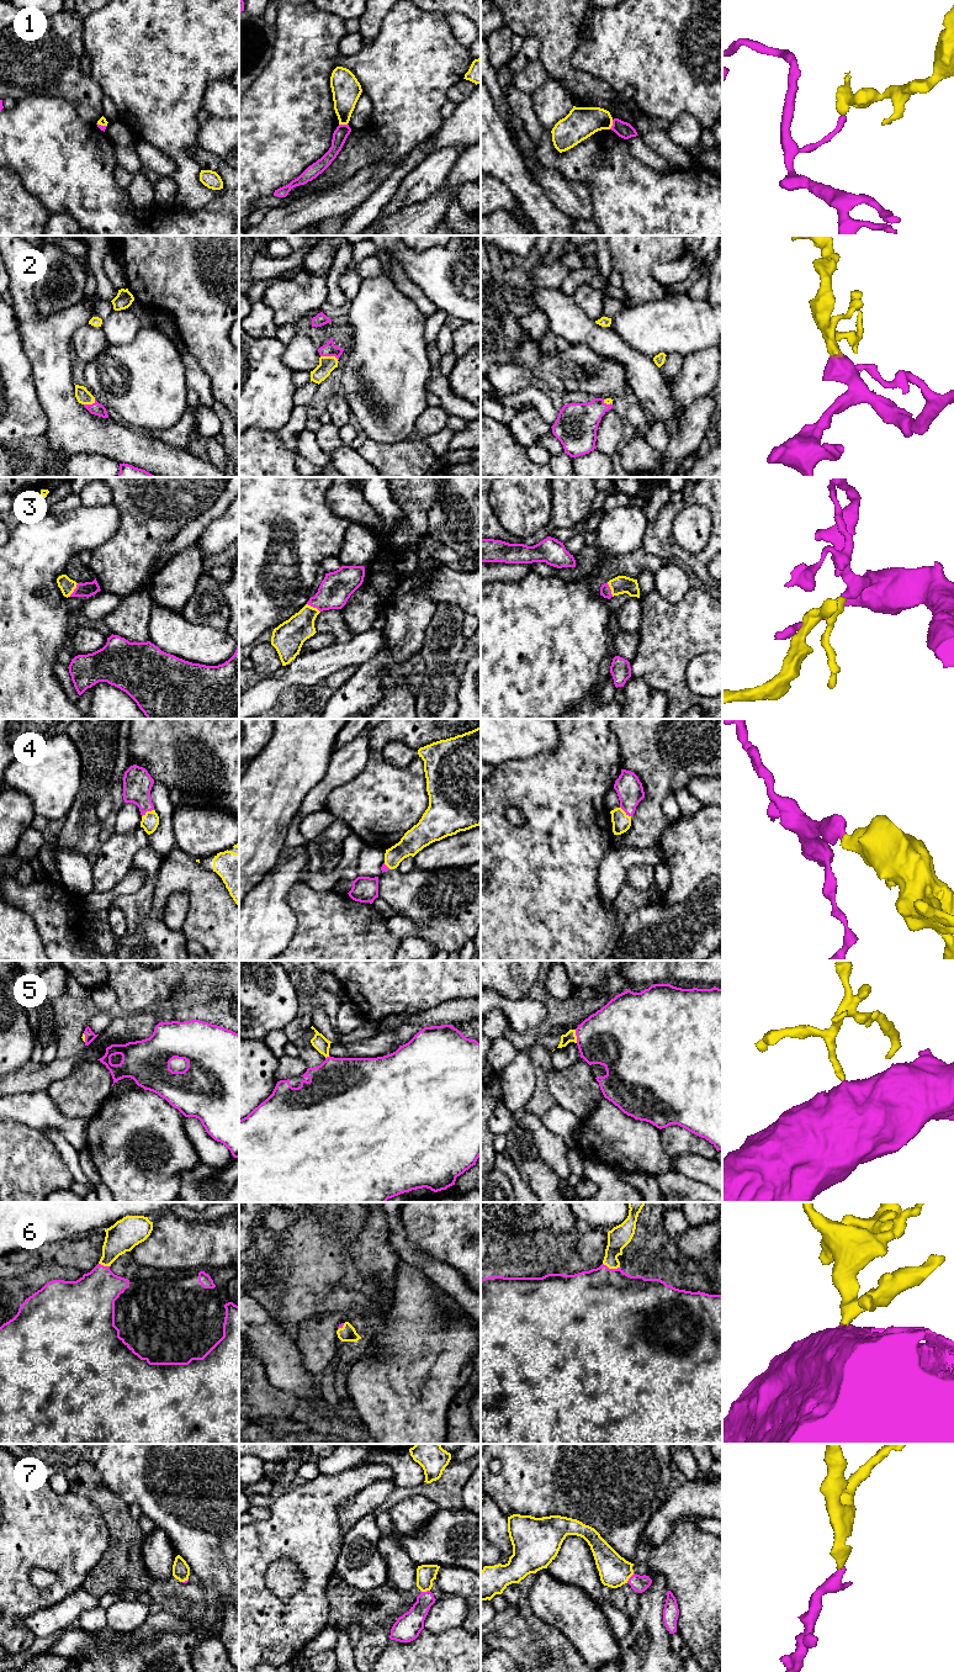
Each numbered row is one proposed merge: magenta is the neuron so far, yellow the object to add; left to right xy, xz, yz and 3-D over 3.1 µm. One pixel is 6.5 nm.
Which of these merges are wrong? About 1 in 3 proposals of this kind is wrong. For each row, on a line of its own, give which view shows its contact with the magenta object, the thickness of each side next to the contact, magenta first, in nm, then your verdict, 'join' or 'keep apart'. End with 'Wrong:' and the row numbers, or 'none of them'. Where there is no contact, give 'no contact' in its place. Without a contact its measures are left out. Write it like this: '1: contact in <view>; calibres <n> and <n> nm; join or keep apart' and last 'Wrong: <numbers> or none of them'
1: contact in yz; calibres 110 and 200 nm; keep apart
2: contact in xz; calibres 90 and 110 nm; join
3: contact in xy; calibres 100 and 100 nm; join
4: contact in xy; calibres 190 and 110 nm; join
5: contact in yz; calibres 400 and 70 nm; join
6: contact in yz; calibres 500 and 150 nm; join
7: contact in yz; calibres 110 and 200 nm; join
Wrong: 1

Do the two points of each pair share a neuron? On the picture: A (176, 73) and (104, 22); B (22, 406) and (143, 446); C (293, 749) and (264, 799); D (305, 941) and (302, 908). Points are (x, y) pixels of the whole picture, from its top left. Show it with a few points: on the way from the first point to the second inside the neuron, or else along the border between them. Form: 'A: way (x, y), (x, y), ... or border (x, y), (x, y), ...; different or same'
A: way (158, 54), (150, 47), (122, 40); same
B: border (35, 386), (37, 398), (47, 419), (46, 434); different
C: way (293, 761), (271, 787); same
D: way (306, 932), (306, 916); same

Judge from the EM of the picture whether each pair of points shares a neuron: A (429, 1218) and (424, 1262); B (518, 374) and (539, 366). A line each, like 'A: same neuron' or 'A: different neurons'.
A: different neurons
B: different neurons

